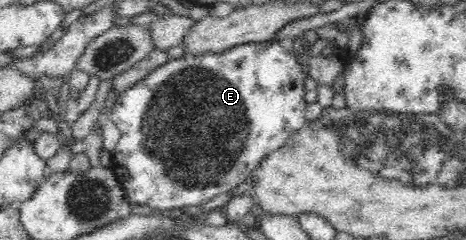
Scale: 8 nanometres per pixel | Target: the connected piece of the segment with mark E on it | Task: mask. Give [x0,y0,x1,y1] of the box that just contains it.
[109,40,308,211]

